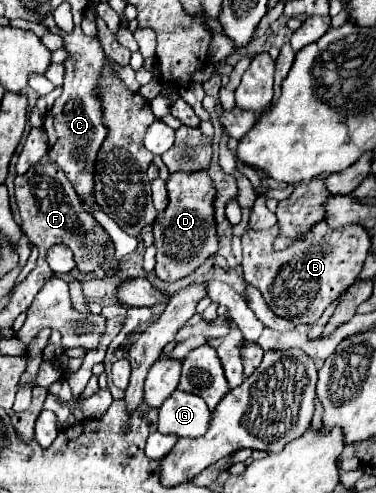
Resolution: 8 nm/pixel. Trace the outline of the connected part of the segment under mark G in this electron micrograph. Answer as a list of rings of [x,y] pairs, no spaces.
[[[175,390],[159,408],[157,430],[177,438],[199,438],[207,432],[211,412],[203,398]]]

